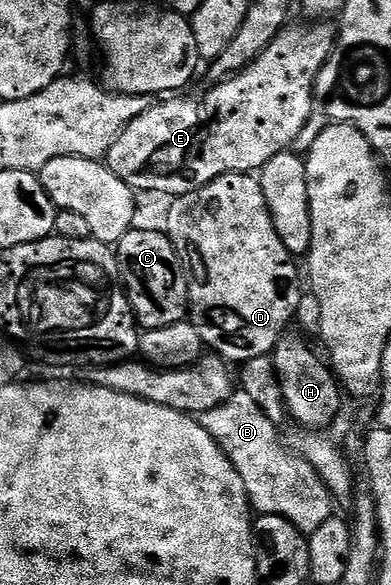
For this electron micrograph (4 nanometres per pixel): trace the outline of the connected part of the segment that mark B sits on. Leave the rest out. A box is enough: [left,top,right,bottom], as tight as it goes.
[198,391,334,536]

